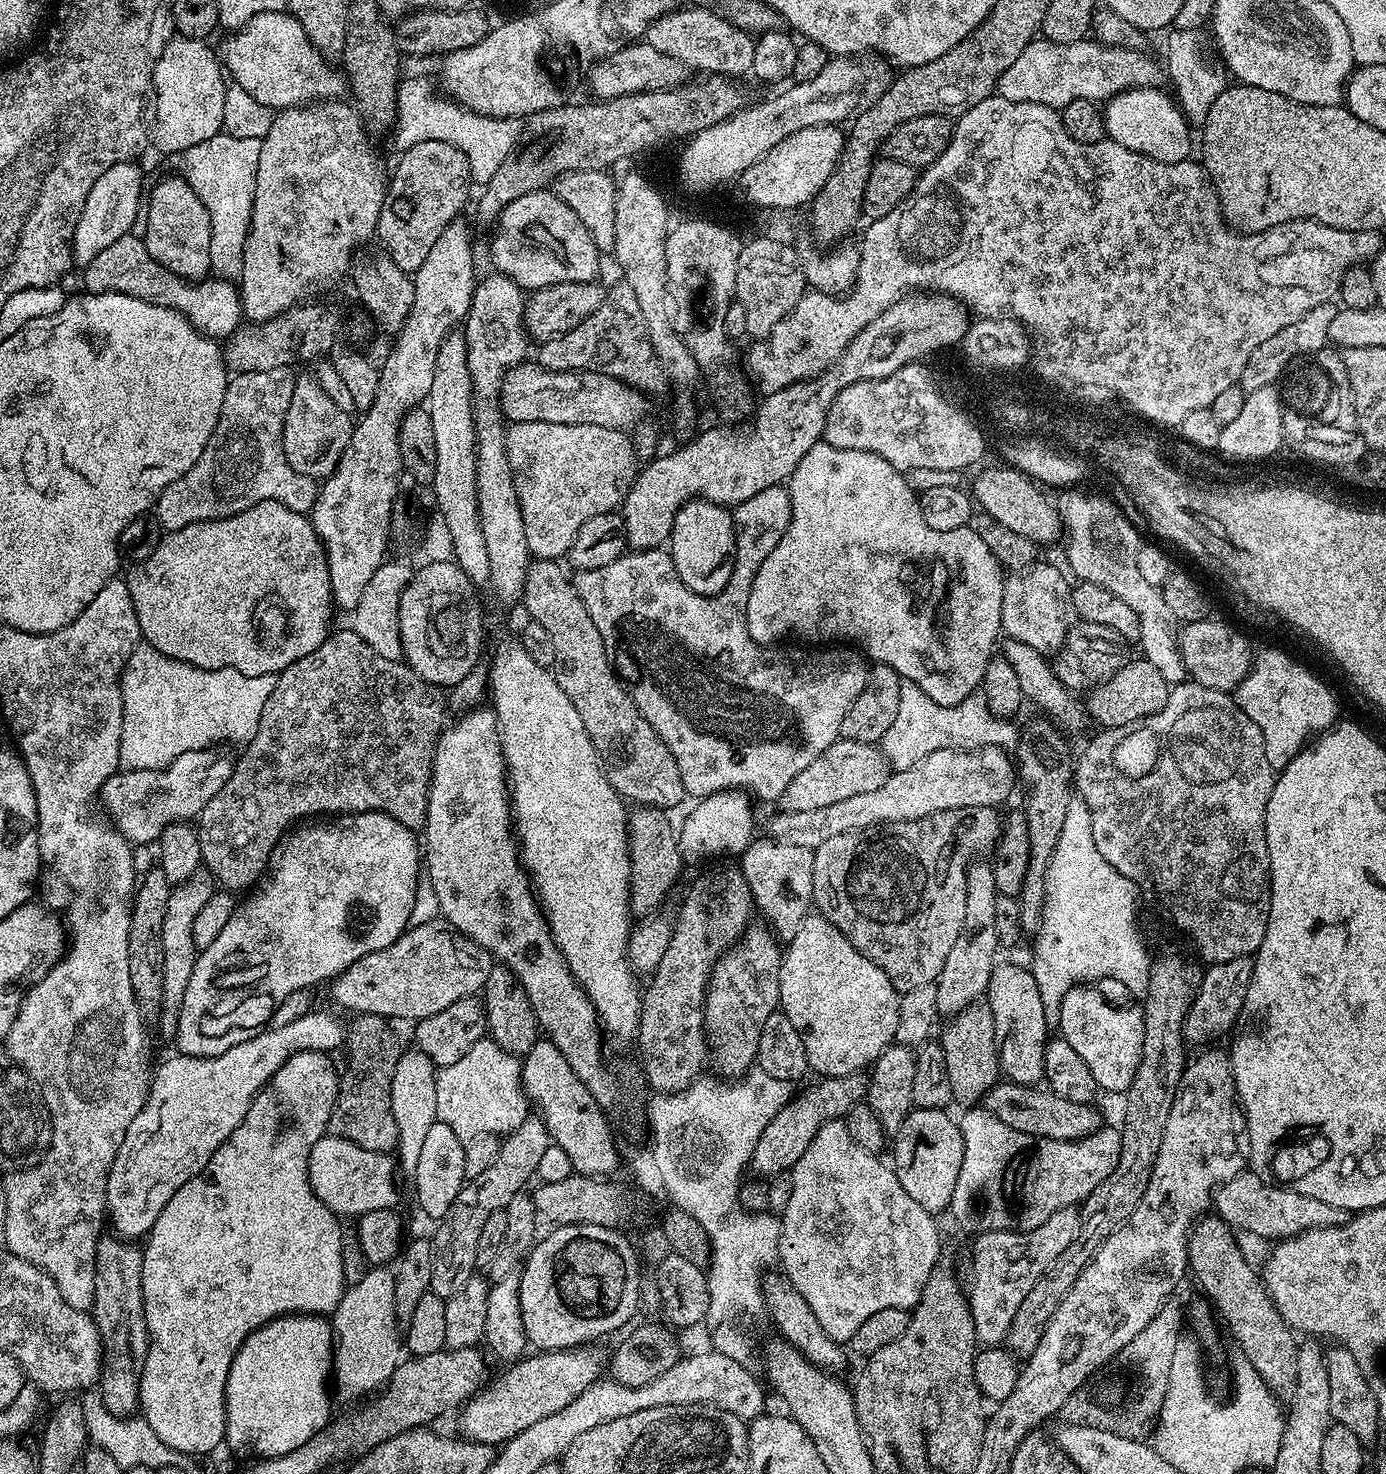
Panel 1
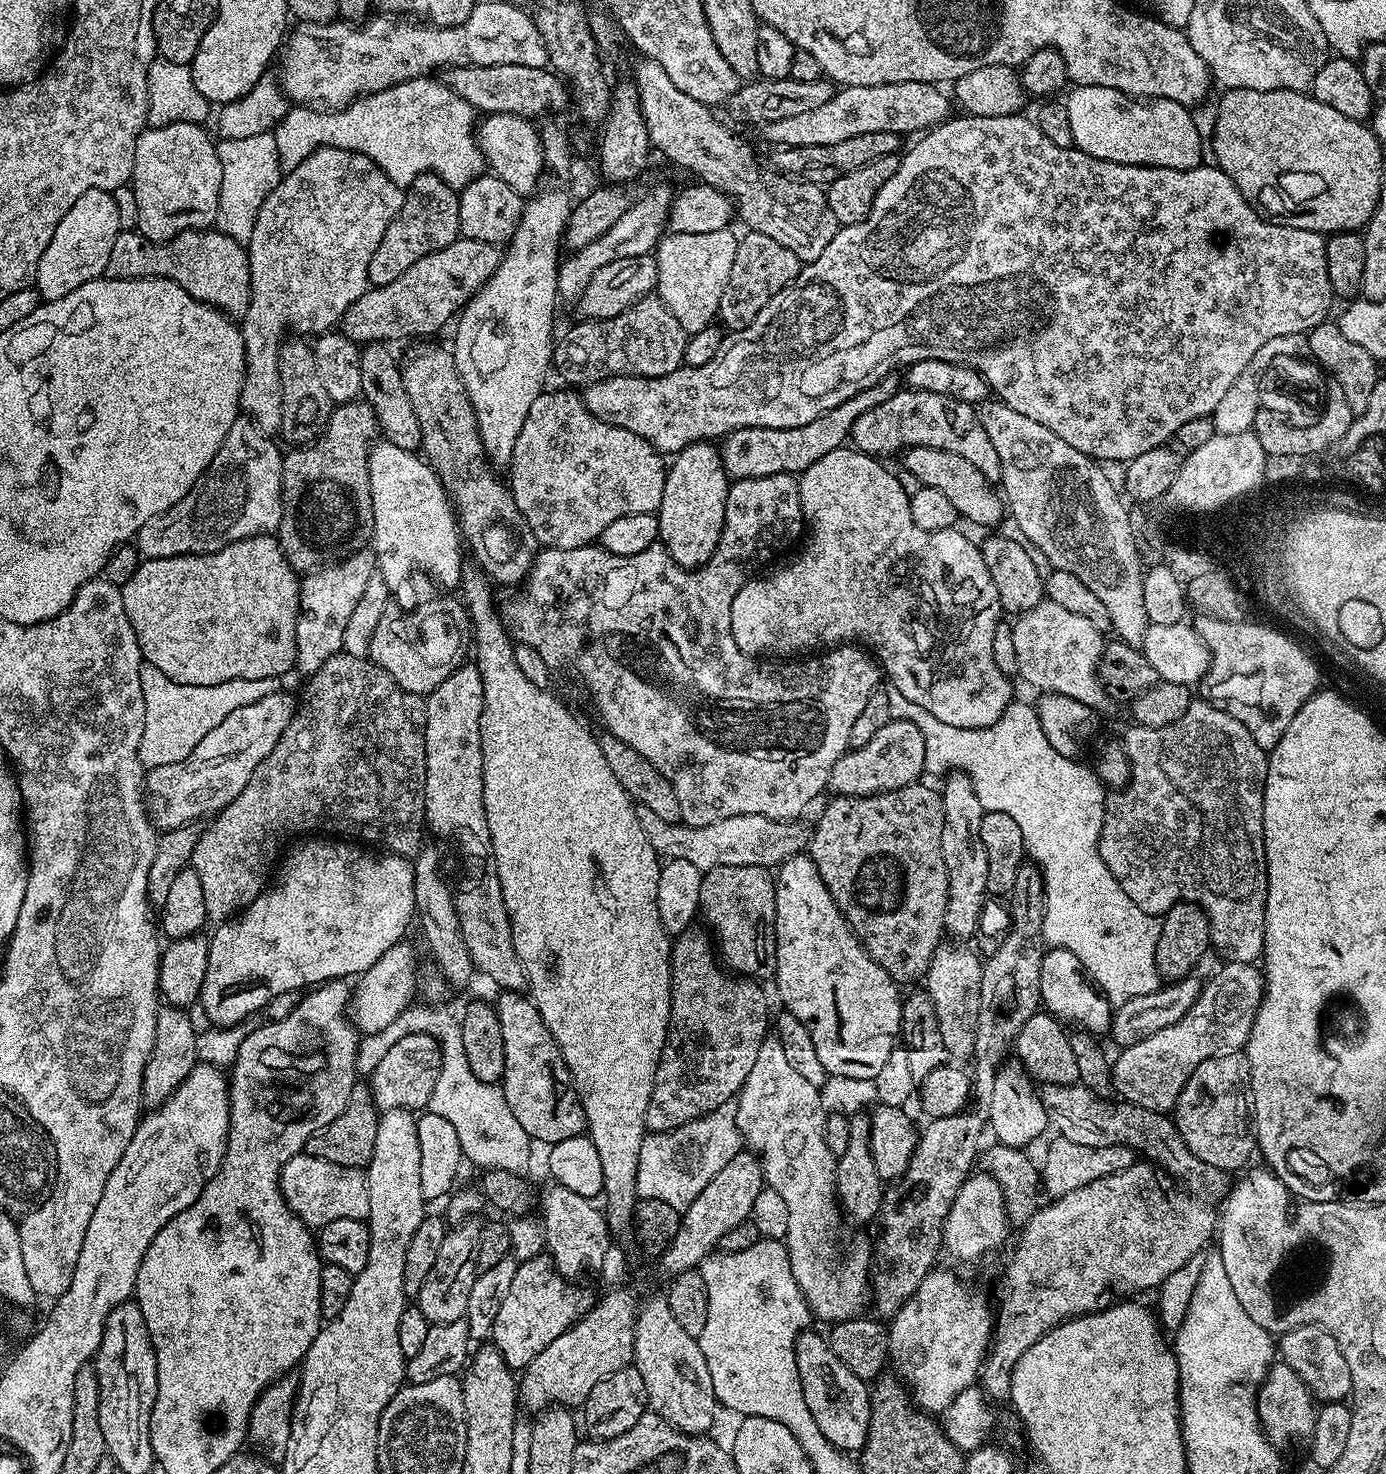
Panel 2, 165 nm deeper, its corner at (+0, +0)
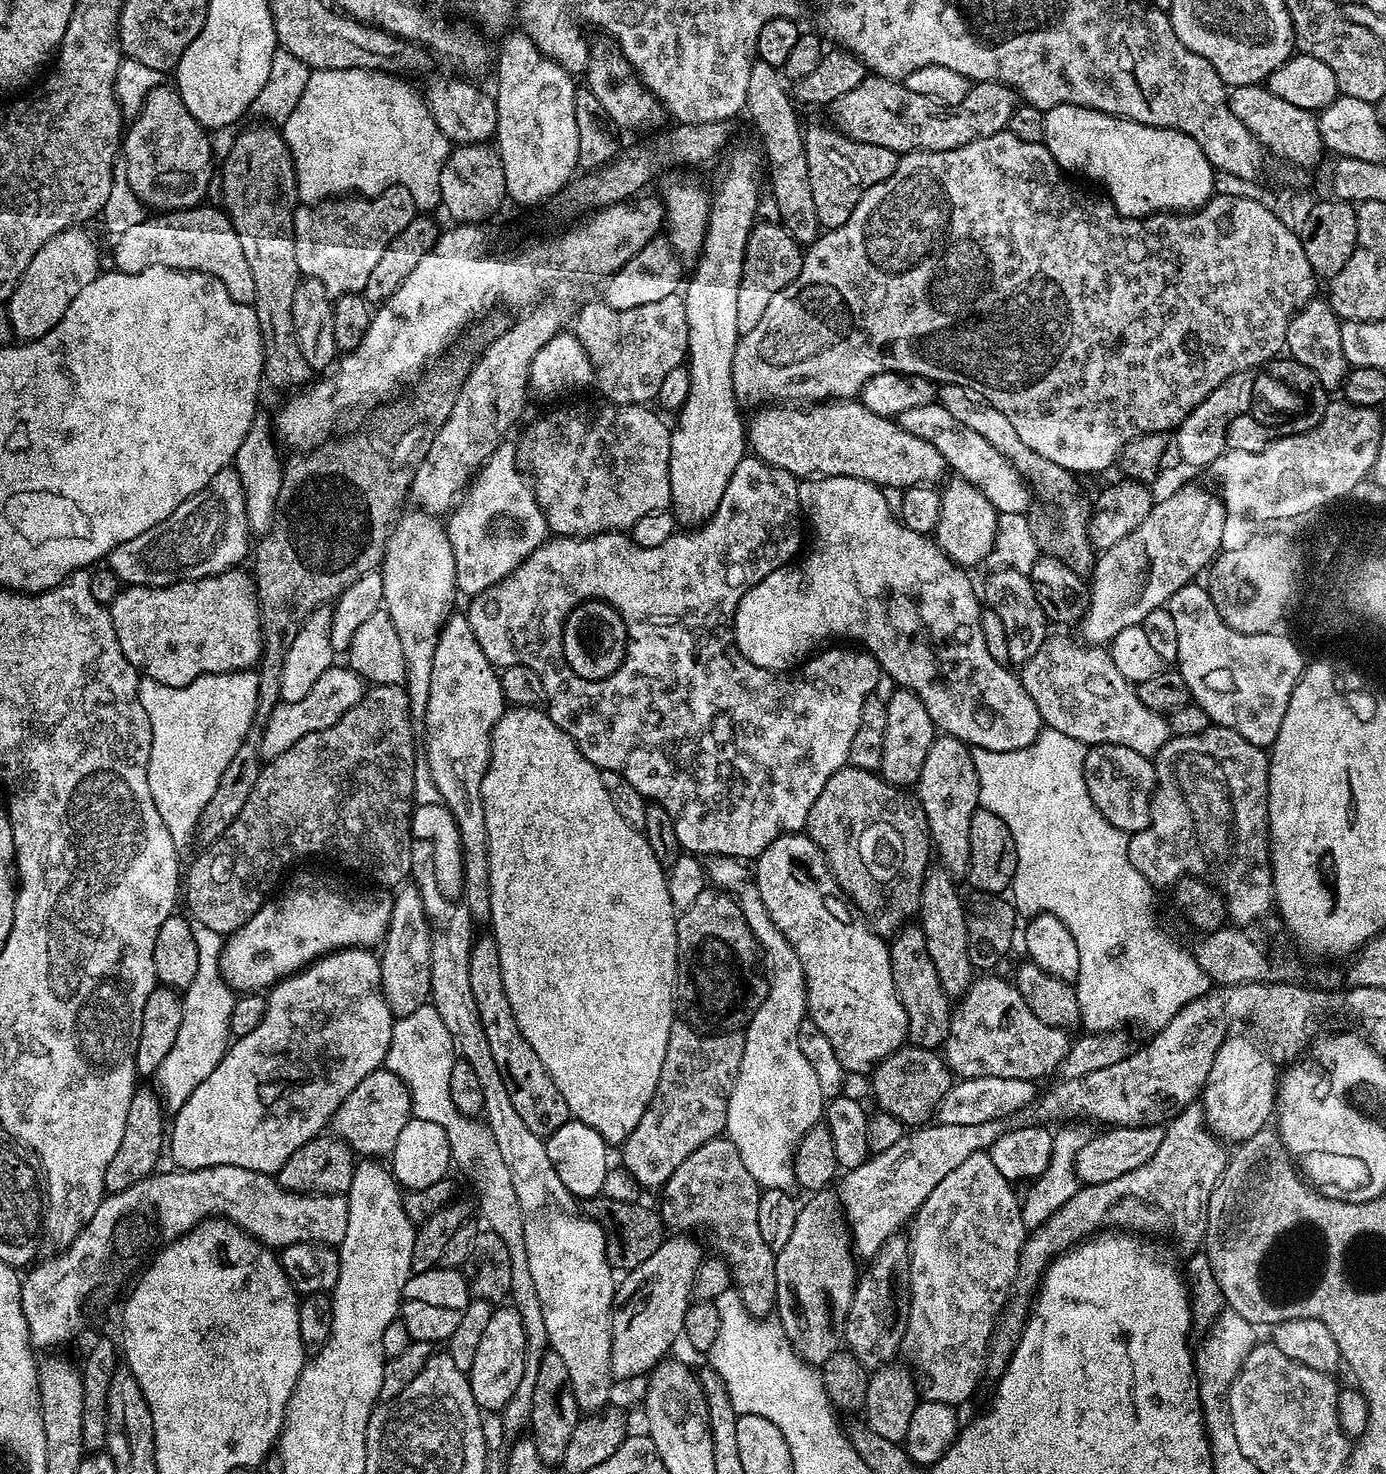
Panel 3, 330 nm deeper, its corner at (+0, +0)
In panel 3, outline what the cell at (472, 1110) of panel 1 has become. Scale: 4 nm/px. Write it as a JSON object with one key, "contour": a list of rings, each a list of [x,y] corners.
{"contour":[[[429,1002],[418,1006],[418,1010],[414,1010],[414,1014],[401,1016],[393,1023],[390,1050],[386,1054],[383,1067],[395,1073],[396,1076],[402,1077],[404,1083],[408,1085],[412,1094],[412,1116],[418,1119],[429,1119],[430,1122],[436,1122],[446,1130],[452,1151],[451,1163],[456,1168],[460,1167],[464,1171],[465,1178],[476,1187],[476,1196],[480,1199],[480,1216],[488,1223],[485,1224],[487,1231],[498,1234],[498,1238],[502,1238],[502,1242],[506,1242],[506,1250],[510,1250],[510,1304],[522,1318],[522,1328],[526,1334],[526,1352],[522,1379],[518,1381],[514,1395],[511,1396],[510,1402],[506,1402],[498,1419],[504,1423],[505,1434],[516,1438],[523,1433],[520,1432],[523,1428],[525,1431],[529,1427],[534,1410],[534,1385],[538,1378],[538,1366],[541,1365],[544,1355],[550,1351],[546,1321],[542,1318],[542,1302],[538,1299],[538,1289],[534,1286],[534,1277],[530,1274],[530,1262],[526,1258],[526,1234],[524,1233],[522,1206],[518,1206],[518,1193],[514,1190],[514,1181],[510,1179],[510,1170],[506,1167],[502,1153],[498,1151],[498,1142],[494,1142],[494,1134],[488,1129],[487,1123],[483,1119],[461,1112],[454,1102],[454,1098],[450,1096],[450,1070],[456,1059],[458,1057],[452,1047],[450,1030],[446,1030],[446,1025],[442,1022],[442,1014],[438,1014],[435,1006]]]}

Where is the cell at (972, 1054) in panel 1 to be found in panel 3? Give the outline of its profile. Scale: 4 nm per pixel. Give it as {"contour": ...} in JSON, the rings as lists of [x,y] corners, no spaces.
{"contour":[[[929,871],[924,878],[918,913],[918,926],[924,931],[926,950],[930,950],[930,962],[934,962],[938,978],[942,982],[942,990],[950,998],[963,996],[974,979],[970,950],[966,942],[968,914],[965,901],[960,901],[960,892],[955,883],[957,884],[957,881],[951,872]]]}

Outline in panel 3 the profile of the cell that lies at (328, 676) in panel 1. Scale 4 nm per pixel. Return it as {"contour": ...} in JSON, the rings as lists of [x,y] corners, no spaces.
{"contour":[[[378,684],[369,687],[365,691],[363,698],[357,702],[334,726],[330,726],[321,732],[306,734],[306,738],[298,738],[286,754],[278,754],[278,758],[267,761],[261,767],[258,774],[258,782],[254,782],[254,790],[250,790],[250,798],[246,798],[246,806],[238,810],[238,818],[226,826],[226,830],[213,844],[207,845],[204,852],[192,865],[186,868],[186,896],[188,892],[188,908],[191,919],[199,927],[209,928],[221,934],[231,934],[237,932],[251,916],[261,908],[262,905],[273,895],[272,887],[280,880],[280,875],[284,872],[284,867],[291,860],[296,860],[299,856],[308,856],[311,852],[336,852],[336,856],[348,868],[353,868],[356,872],[365,872],[368,876],[373,876],[375,883],[380,886],[400,886],[411,877],[410,870],[410,846],[412,845],[412,813],[414,809],[413,796],[415,794],[415,762],[418,757],[418,736],[412,733],[412,723],[414,717],[411,712],[411,703],[405,689],[399,684],[384,685]]]}

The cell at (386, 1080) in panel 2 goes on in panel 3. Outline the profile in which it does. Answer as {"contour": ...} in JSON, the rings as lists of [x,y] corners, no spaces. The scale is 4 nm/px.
{"contour":[[[381,1066],[375,1072],[366,1074],[350,1094],[338,1106],[334,1117],[334,1132],[346,1140],[352,1151],[364,1158],[374,1158],[380,1153],[391,1153],[395,1140],[412,1116],[412,1094],[400,1076]]]}

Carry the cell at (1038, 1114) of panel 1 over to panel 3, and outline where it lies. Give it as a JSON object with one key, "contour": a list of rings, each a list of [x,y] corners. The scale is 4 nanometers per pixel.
{"contour":[[[905,1046],[892,1052],[871,1073],[872,1092],[881,1109],[905,1126],[923,1126],[933,1119],[940,1100],[954,1083],[947,1063],[931,1048]]]}

